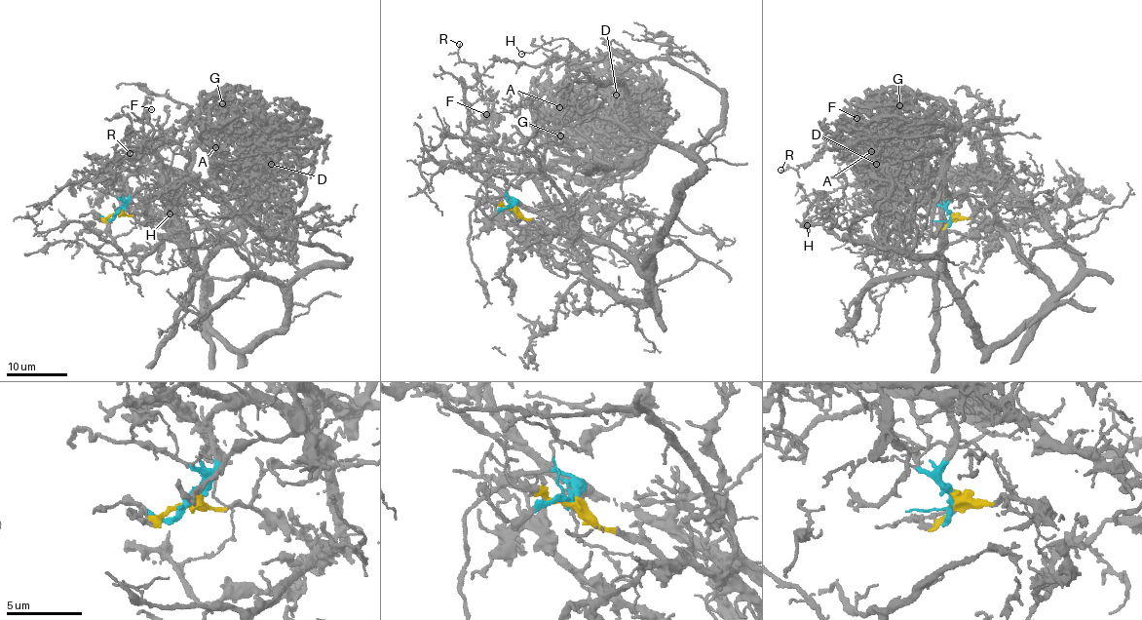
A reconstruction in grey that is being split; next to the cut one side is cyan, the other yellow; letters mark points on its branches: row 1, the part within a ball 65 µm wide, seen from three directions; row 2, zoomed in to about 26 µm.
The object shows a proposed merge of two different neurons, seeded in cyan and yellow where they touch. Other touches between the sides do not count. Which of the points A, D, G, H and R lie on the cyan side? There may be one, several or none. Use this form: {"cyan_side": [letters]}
{"cyan_side": ["A", "D", "G", "H", "R"]}

